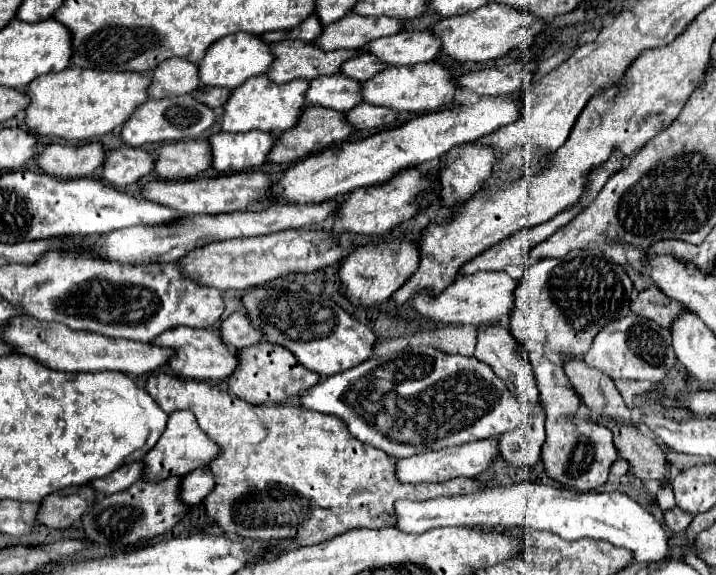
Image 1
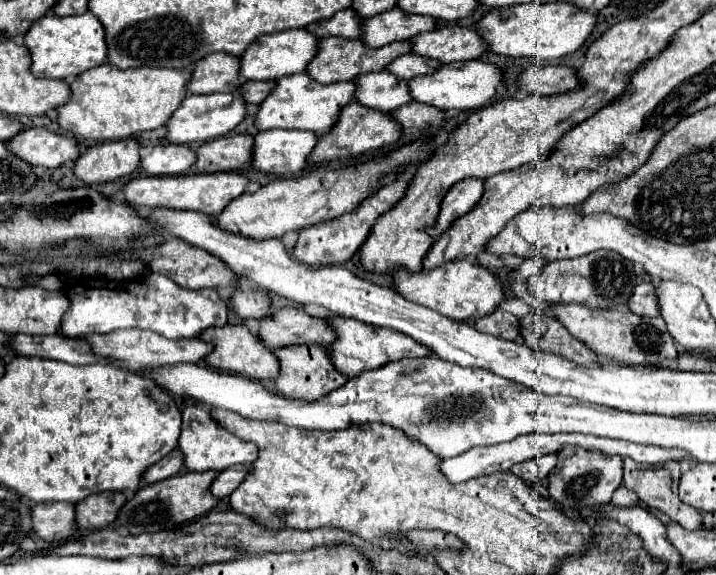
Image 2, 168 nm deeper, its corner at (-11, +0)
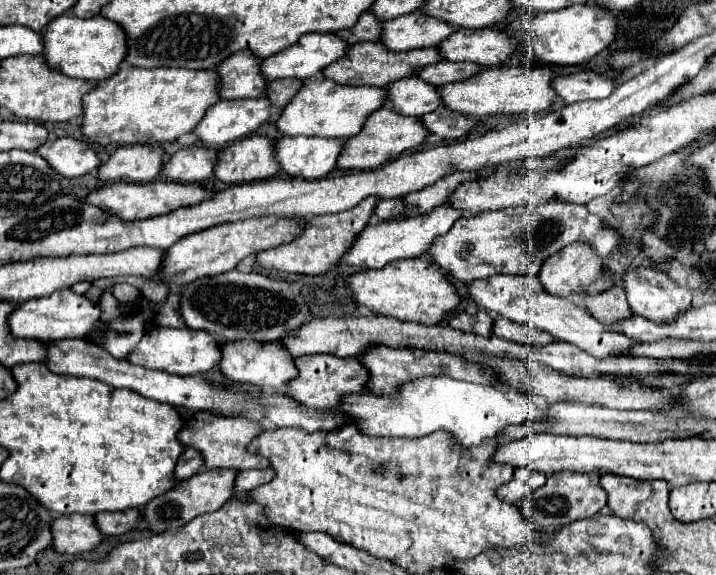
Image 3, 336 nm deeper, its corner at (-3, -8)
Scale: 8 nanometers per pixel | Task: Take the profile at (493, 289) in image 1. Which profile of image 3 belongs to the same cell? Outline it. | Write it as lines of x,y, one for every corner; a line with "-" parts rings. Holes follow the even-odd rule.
399,259
387,263
377,271
361,271
347,279
349,289
357,305
367,307
375,315
395,317
399,321
413,321
423,325
439,325
451,311
455,311
463,297
457,293
455,285
449,283
447,275
439,265
425,259

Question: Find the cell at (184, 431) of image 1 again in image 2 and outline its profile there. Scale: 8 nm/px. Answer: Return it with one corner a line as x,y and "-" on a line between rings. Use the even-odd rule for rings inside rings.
189,405
183,411
183,427
179,437
179,449
185,455
185,469
187,471
207,471
207,469
227,469
231,465
249,465
257,459
259,449
253,443
245,443
233,433
229,433
223,425
213,421
207,407
203,405

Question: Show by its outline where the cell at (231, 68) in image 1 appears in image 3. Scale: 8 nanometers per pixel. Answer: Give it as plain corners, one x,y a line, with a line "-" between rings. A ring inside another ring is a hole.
307,33
303,37
299,37
299,41
267,59
261,61
261,71
263,71
263,77
265,81
275,81
275,79
309,79
309,77
315,77
319,75
331,61
337,61
339,57
345,55
345,49
347,49
347,43
341,41
337,35
333,33

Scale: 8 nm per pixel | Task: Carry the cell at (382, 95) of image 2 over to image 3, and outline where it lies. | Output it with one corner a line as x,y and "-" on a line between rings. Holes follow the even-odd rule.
405,77
395,85
385,85
385,105
393,107
401,115
421,117
423,113
435,111
441,101
435,85
429,85
417,77

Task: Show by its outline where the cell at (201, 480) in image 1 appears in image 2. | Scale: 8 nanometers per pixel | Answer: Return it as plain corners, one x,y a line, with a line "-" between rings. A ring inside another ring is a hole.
235,465
231,469
221,471
215,483
211,485
211,493
215,493
215,497
219,499
229,497
243,483
243,479
251,473
251,469
253,469
251,465

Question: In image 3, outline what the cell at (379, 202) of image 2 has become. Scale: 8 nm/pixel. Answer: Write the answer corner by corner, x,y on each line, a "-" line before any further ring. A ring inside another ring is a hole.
367,197
367,201
361,201
359,205
355,205
355,209
335,213
335,215
319,215
319,217
309,219
305,225
305,231
301,233
299,239
295,239
287,245
279,245
279,247
261,251
257,255
257,263
265,269
301,273
301,275
321,275
321,273
333,271
339,265
339,261
343,259
343,255
351,249
357,235
369,225
375,205
379,201
381,201
379,197

